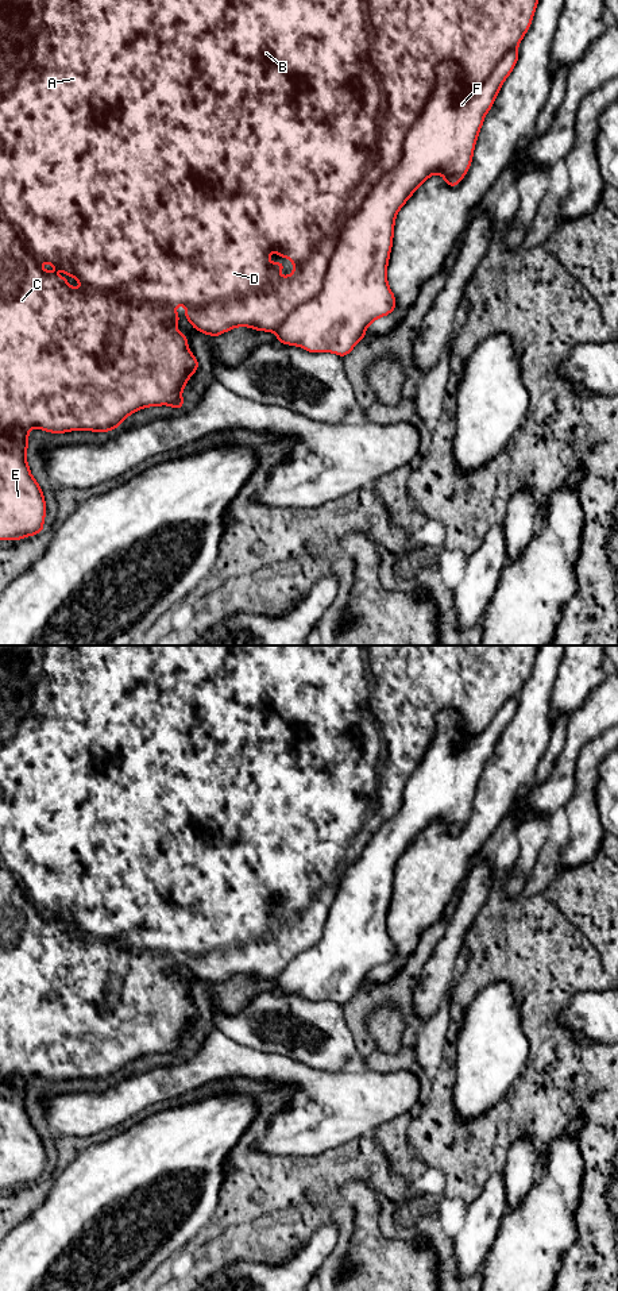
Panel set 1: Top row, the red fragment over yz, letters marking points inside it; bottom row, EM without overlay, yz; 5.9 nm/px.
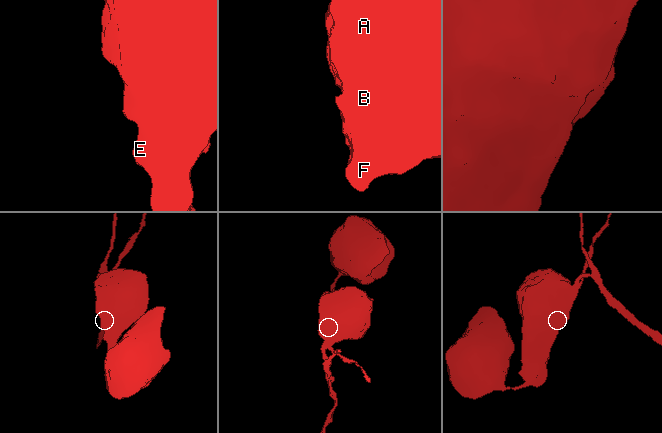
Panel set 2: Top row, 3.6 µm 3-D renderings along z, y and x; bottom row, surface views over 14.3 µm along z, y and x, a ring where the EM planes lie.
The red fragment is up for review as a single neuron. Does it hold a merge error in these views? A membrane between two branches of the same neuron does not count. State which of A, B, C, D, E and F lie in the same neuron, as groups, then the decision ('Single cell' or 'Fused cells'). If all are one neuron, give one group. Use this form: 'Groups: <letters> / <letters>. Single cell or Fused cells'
Groups: A B C D E / F. Fused cells

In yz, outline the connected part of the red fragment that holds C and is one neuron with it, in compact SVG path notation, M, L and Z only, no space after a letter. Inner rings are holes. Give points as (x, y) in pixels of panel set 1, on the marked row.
M0 0L0 540L16 542L43 532L46 502L26 459L30 429L40 428L51 433L85 429L108 432L117 428L131 413L147 406L184 408L181 393L189 377L197 371L198 362L188 348L188 338L177 330L181 319L175 312L178 304L186 308L185 319L193 328L210 336L219 336L235 327L277 332L296 308L320 292L337 246L340 227L360 209L382 177L399 163L405 138L436 88L436 66L453 61L461 68L459 78L461 84L467 86L483 84L497 62L509 50L518 47L532 24L537 3L538 0L367 0L368 20L375 34L372 41L364 26L362 0ZM273 251L296 265L291 267L293 274L277 275L286 266L281 262L269 262ZM40 262L76 277L82 288L76 289L55 271L43 270Z

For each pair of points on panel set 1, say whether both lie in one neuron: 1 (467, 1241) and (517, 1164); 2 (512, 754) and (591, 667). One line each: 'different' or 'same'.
1: different
2: different

